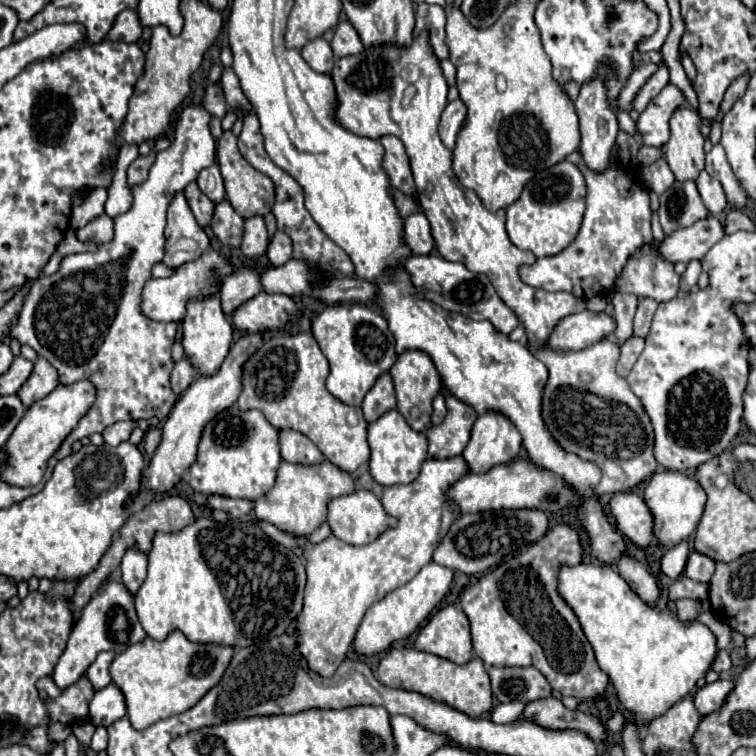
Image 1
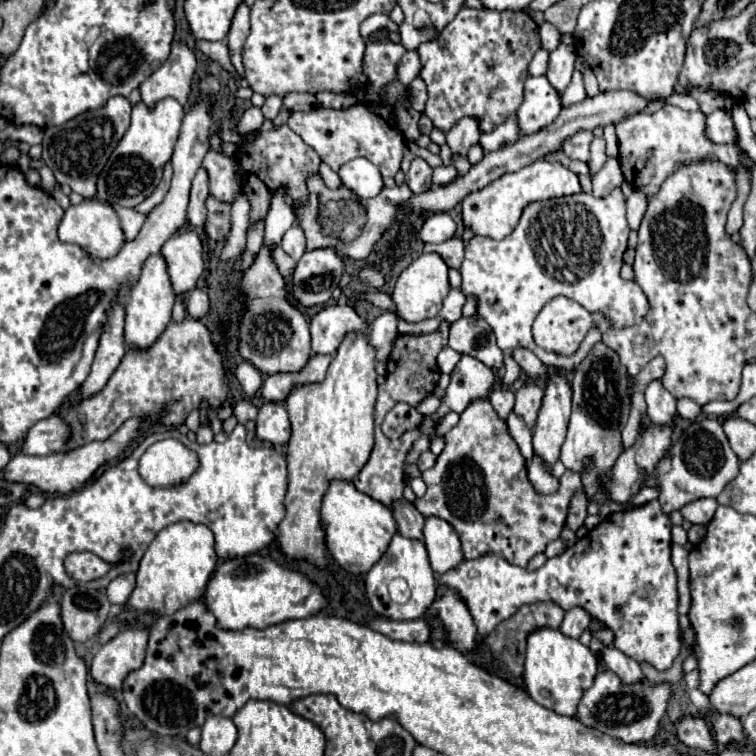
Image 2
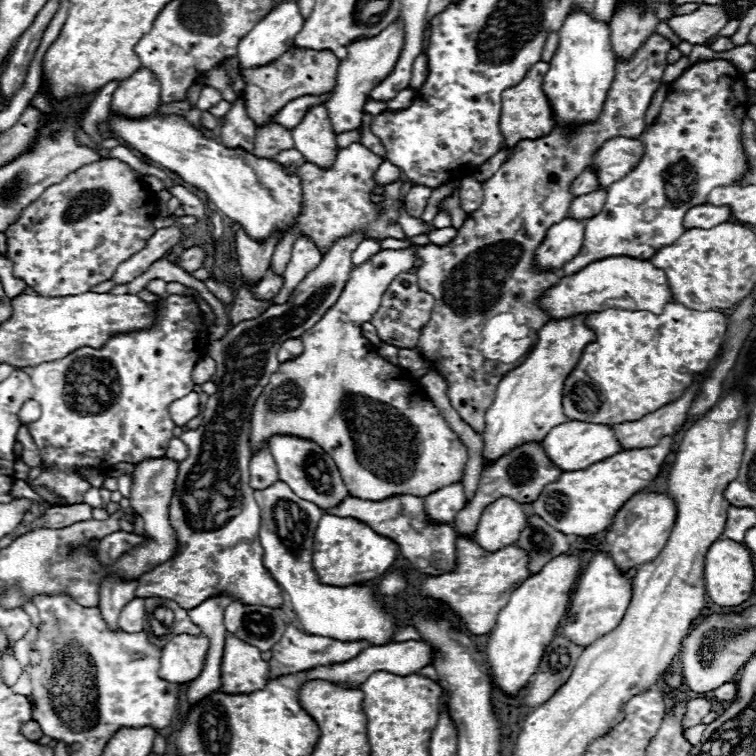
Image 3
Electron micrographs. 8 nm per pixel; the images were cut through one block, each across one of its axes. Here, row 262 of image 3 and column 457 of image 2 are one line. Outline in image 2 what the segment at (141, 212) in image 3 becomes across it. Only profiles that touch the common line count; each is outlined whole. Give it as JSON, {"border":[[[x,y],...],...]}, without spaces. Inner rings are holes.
{"border":[[[462,8],[456,18],[444,28],[444,32],[418,48],[418,56],[422,62],[420,76],[428,86],[428,102],[424,114],[434,122],[436,128],[448,132],[460,116],[480,116],[480,128],[488,132],[488,128],[496,128],[504,116],[518,110],[520,100],[524,96],[524,80],[528,78],[526,70],[532,56],[540,50],[540,34],[538,24],[520,10],[474,10]]]}

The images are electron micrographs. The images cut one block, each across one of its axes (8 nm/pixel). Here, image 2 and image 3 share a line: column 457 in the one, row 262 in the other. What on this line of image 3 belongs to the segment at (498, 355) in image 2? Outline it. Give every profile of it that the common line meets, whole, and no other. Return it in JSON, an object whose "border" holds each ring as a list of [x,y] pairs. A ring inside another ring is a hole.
{"border":[[[356,232],[350,238],[338,240],[330,252],[322,256],[322,262],[316,270],[312,270],[292,292],[290,300],[284,304],[270,306],[264,314],[254,320],[244,320],[232,326],[222,340],[214,340],[208,344],[206,354],[216,360],[216,386],[218,392],[210,396],[202,412],[202,424],[196,430],[188,430],[182,434],[182,442],[188,446],[188,458],[178,466],[178,476],[174,484],[174,494],[170,500],[170,524],[176,530],[178,552],[172,560],[152,568],[150,572],[138,578],[136,596],[138,598],[168,598],[174,600],[184,610],[192,610],[202,604],[206,598],[216,596],[220,592],[230,594],[232,598],[240,598],[244,604],[258,604],[278,608],[282,606],[282,590],[278,582],[268,574],[262,564],[262,546],[258,538],[260,528],[260,508],[254,500],[254,490],[250,488],[250,420],[256,398],[262,394],[270,376],[278,370],[280,362],[276,360],[276,352],[280,344],[288,338],[298,338],[304,330],[312,328],[330,306],[336,304],[340,292],[344,290],[348,276],[352,272],[352,250],[362,242],[362,234]]]}

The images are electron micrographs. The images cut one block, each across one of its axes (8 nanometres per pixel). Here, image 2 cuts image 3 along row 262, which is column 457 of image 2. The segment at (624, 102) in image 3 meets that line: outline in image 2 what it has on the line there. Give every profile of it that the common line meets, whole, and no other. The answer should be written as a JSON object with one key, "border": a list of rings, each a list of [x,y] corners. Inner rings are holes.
{"border":[[[474,400],[458,424],[444,436],[446,448],[436,464],[422,472],[428,486],[422,498],[414,500],[422,516],[440,516],[448,520],[460,536],[466,560],[480,556],[478,546],[488,546],[487,553],[500,554],[516,566],[526,566],[532,556],[544,552],[546,544],[556,540],[566,522],[570,498],[582,488],[582,474],[566,470],[560,488],[554,494],[538,494],[528,480],[526,460],[514,438],[492,408],[490,400]]]}

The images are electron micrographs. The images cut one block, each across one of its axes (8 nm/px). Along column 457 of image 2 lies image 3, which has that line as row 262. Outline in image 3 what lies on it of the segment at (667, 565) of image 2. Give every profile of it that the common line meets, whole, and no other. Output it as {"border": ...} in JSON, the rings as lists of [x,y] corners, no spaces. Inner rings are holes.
{"border":[[[714,58],[714,60],[702,60],[692,64],[678,80],[672,82],[672,88],[666,94],[666,100],[662,104],[660,116],[656,124],[652,124],[648,130],[640,134],[638,140],[644,142],[646,154],[640,160],[640,164],[622,180],[614,182],[608,188],[606,204],[602,212],[594,218],[590,218],[584,226],[584,242],[582,250],[564,264],[562,272],[574,274],[588,266],[590,262],[604,260],[610,256],[628,256],[628,258],[640,258],[650,260],[660,246],[670,246],[684,234],[684,214],[692,206],[700,206],[700,202],[706,202],[706,196],[716,186],[730,186],[734,182],[740,182],[744,174],[748,172],[748,158],[742,148],[742,120],[748,110],[748,86],[746,78],[734,68],[732,62]]]}

